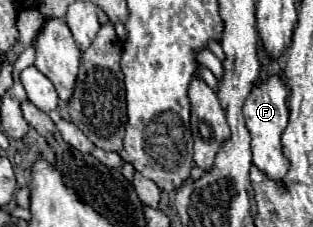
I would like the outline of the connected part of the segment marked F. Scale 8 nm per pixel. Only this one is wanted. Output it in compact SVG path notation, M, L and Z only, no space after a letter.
M271 77L265 83L253 87L253 91L249 93L245 107L243 107L245 125L251 133L253 165L259 171L263 171L269 179L277 181L281 187L285 187L285 175L289 171L289 161L287 161L287 157L283 153L283 145L281 145L281 133L287 127L287 119L289 119L287 95L289 95L289 89L287 89L285 81L281 77Z

